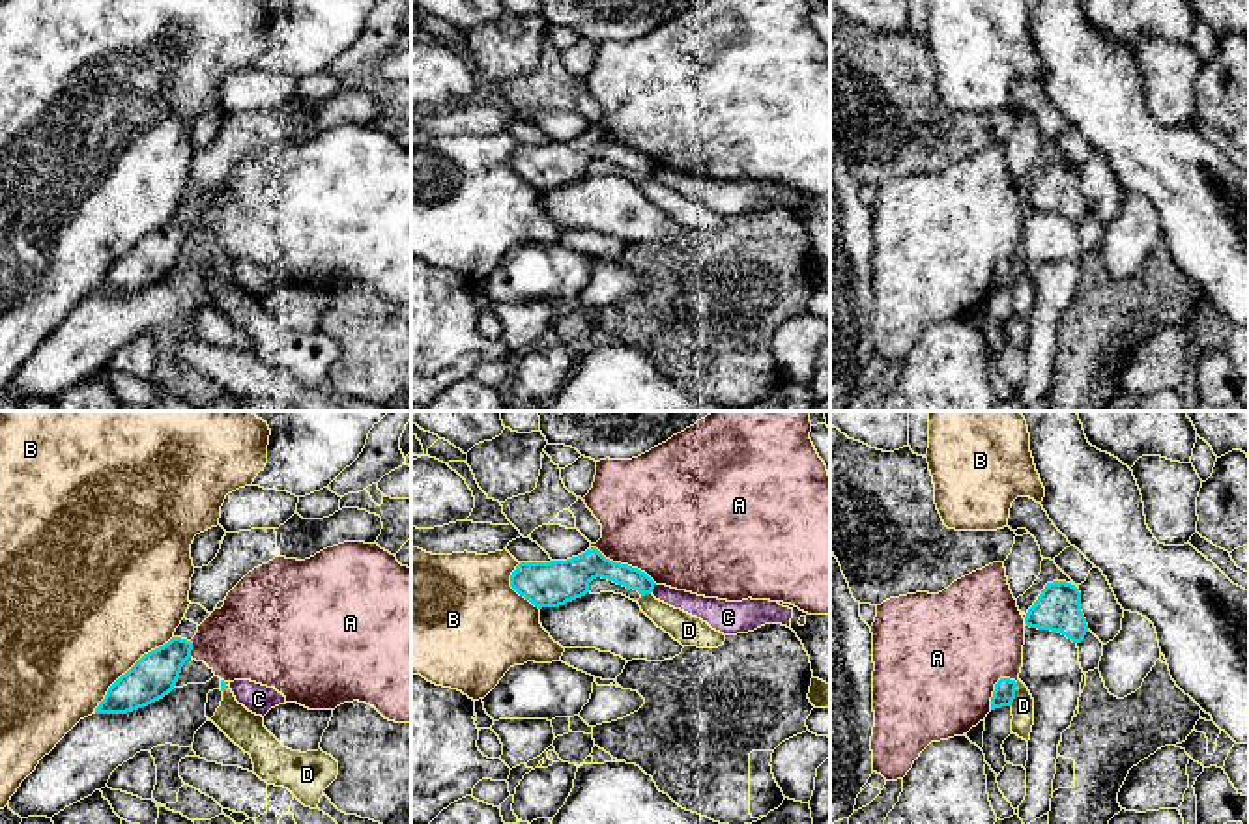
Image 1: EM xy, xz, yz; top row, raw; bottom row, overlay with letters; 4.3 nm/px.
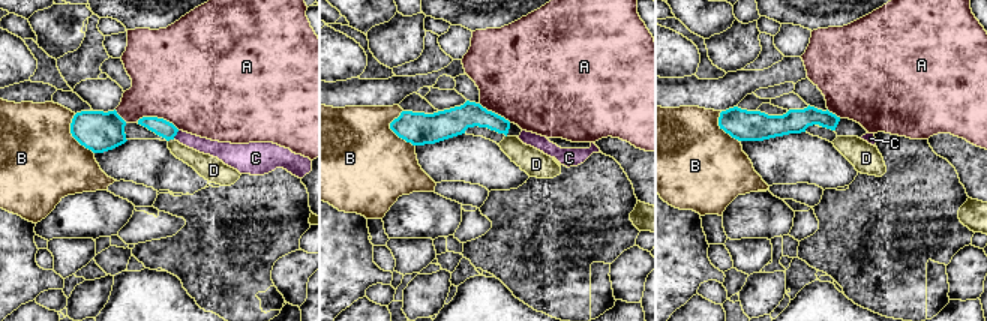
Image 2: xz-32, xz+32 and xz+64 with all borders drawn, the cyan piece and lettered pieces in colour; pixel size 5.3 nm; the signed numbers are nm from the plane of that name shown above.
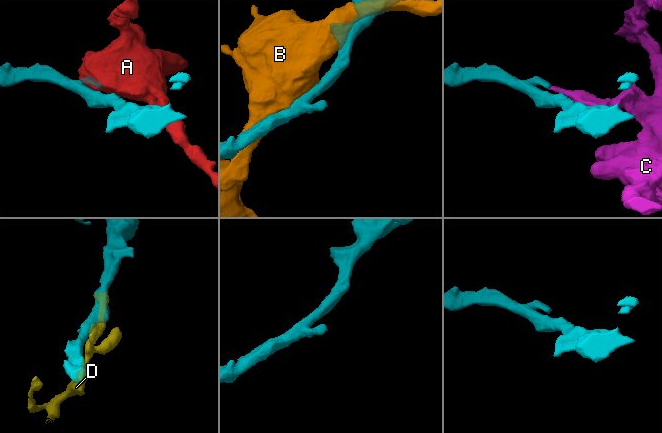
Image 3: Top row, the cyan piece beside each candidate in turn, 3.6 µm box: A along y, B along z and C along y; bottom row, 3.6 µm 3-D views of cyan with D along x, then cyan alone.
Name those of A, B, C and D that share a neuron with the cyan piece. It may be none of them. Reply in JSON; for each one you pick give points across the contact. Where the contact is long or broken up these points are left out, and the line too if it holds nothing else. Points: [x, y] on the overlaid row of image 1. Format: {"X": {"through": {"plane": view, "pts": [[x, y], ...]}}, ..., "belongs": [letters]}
{"belongs": []}

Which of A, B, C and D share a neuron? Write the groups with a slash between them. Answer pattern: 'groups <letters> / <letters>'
groups A / B / C / D

